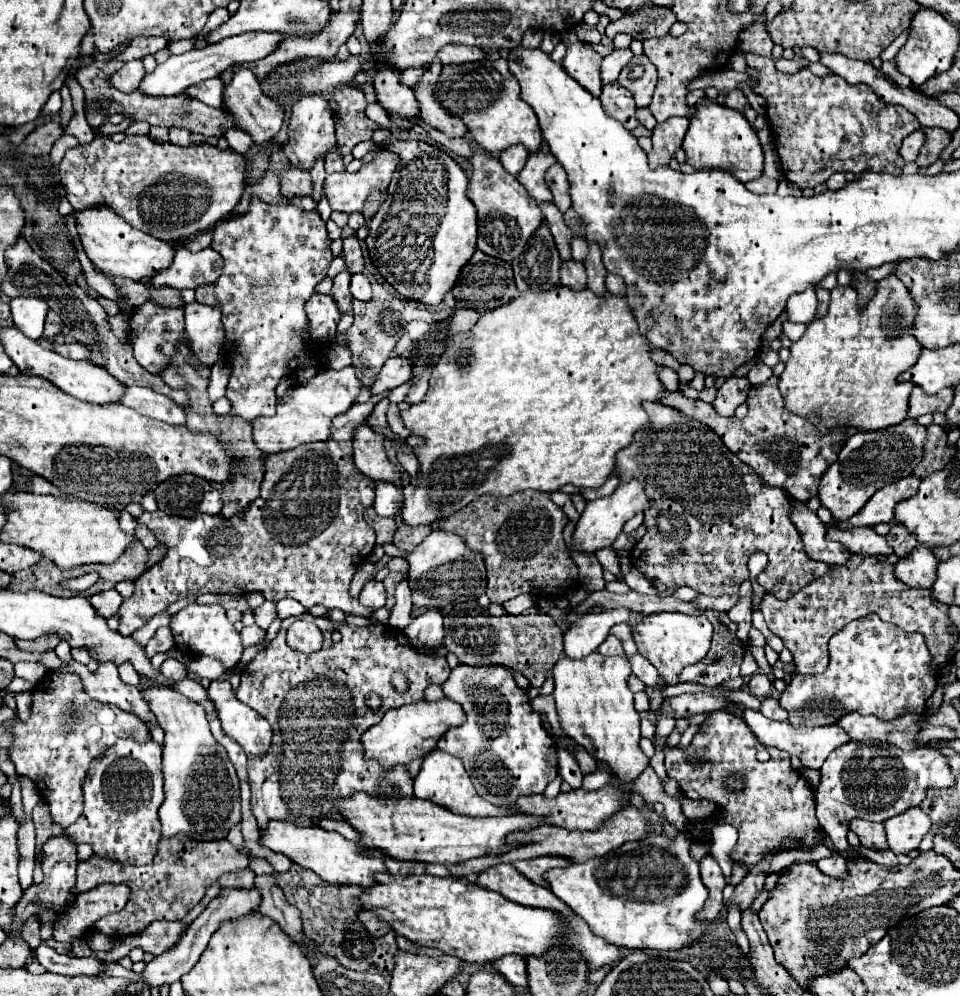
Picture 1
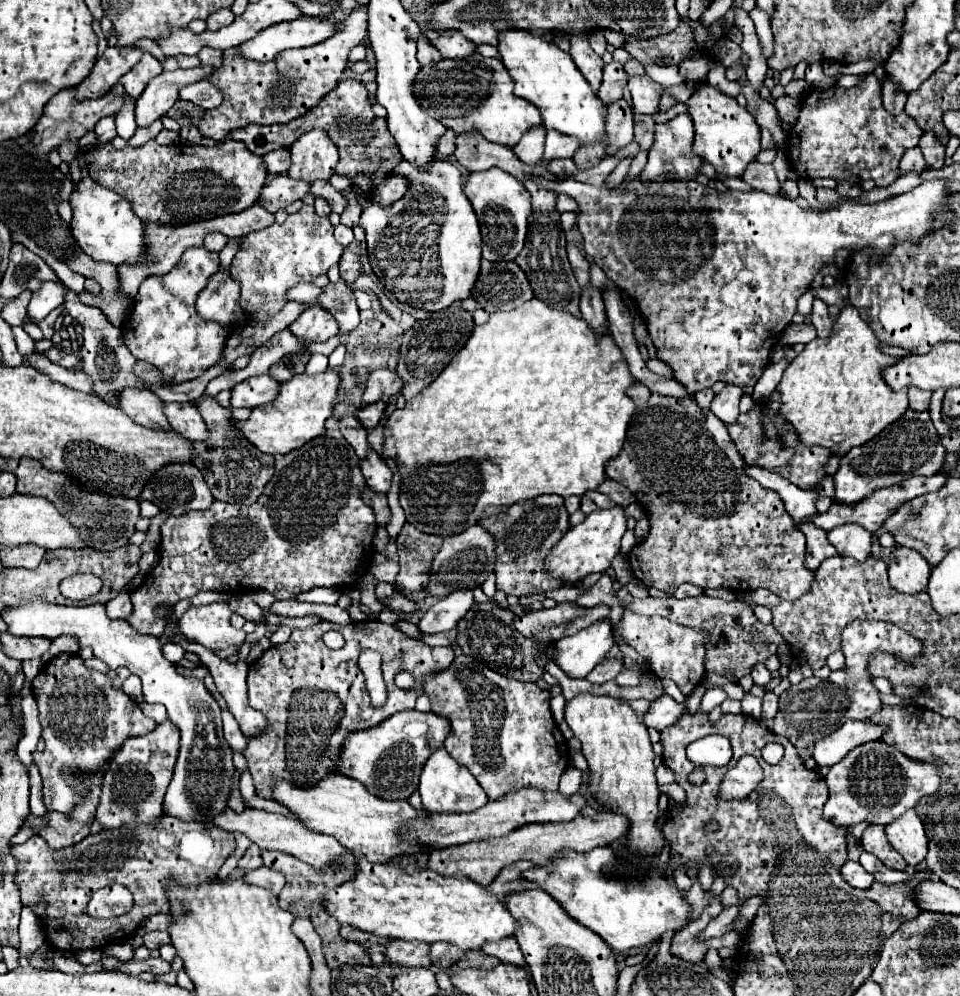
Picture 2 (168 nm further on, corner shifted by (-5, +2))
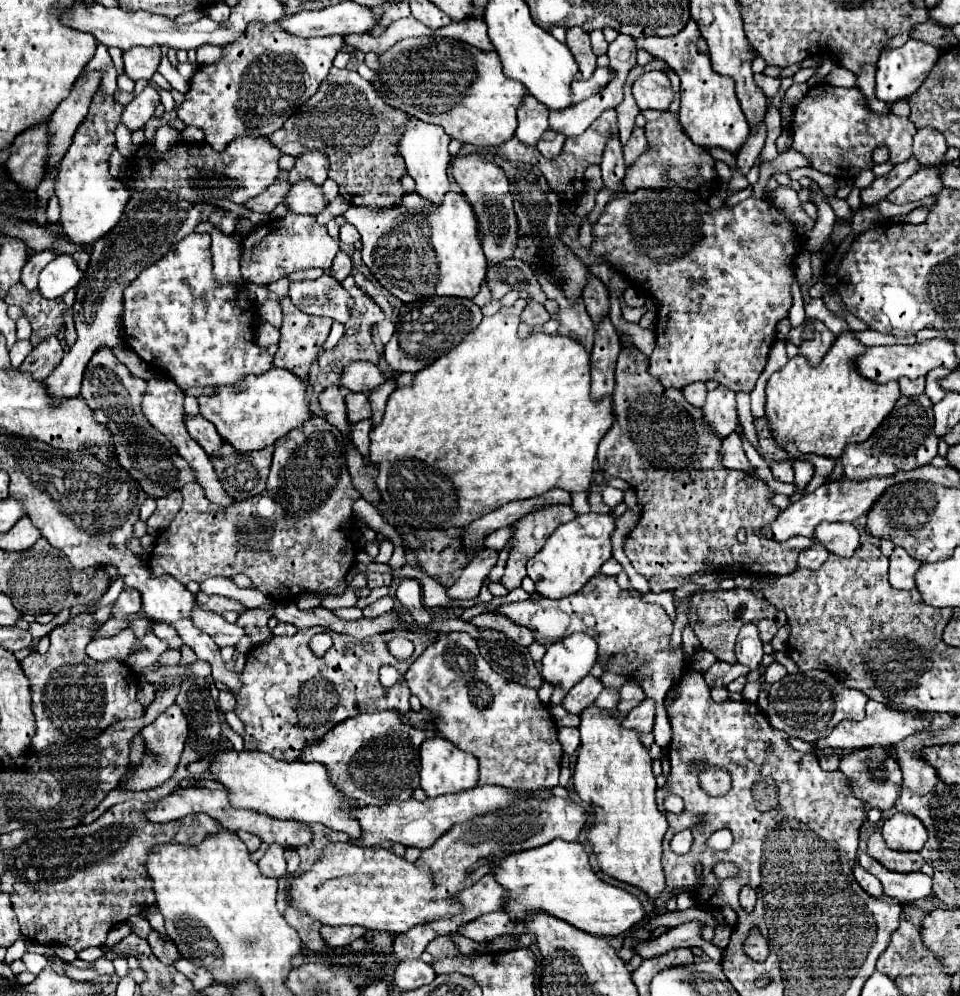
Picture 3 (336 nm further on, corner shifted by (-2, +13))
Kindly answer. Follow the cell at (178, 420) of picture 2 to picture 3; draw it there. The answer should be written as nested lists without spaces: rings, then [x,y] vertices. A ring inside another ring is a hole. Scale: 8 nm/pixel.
[[[187,416],[185,418],[187,424],[187,432],[191,434],[191,438],[195,442],[199,442],[199,446],[211,456],[215,458],[215,454],[219,454],[219,446],[223,444],[223,440],[219,438],[215,426],[211,426],[211,422],[207,422],[203,416]]]

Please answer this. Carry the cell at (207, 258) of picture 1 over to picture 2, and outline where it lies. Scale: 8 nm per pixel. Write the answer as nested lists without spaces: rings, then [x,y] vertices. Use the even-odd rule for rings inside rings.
[[[204,247],[188,249],[178,265],[158,277],[148,277],[134,297],[134,309],[122,325],[126,347],[136,359],[158,367],[172,383],[196,379],[204,369],[216,365],[222,357],[228,333],[214,321],[204,321],[194,309],[198,293],[208,285],[210,277],[220,269],[218,253]]]

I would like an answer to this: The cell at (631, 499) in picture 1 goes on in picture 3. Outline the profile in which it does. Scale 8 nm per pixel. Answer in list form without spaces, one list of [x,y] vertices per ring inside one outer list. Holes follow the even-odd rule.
[[[579,514],[575,520],[561,524],[547,540],[543,550],[527,562],[527,576],[535,582],[535,592],[543,598],[565,598],[577,594],[591,576],[611,558],[611,534],[615,518],[611,514]]]

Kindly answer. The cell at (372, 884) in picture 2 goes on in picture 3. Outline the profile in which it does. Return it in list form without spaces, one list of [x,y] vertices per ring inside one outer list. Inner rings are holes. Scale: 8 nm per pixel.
[[[351,842],[327,844],[317,862],[293,878],[289,902],[325,926],[363,926],[391,934],[401,934],[421,922],[463,910],[453,898],[435,898],[435,882],[427,868],[417,868],[381,846],[365,848]]]

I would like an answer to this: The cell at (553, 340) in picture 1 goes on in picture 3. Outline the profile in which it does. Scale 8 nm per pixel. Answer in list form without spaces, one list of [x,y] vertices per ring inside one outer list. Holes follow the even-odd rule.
[[[495,314],[485,316],[475,332],[467,334],[467,338],[443,354],[443,358],[437,358],[427,370],[421,370],[415,374],[413,382],[407,386],[397,388],[389,400],[383,414],[383,420],[373,426],[371,430],[371,446],[369,446],[369,462],[375,462],[377,466],[377,488],[381,492],[383,504],[393,512],[411,512],[411,526],[423,528],[423,530],[447,530],[451,526],[467,526],[467,522],[473,522],[475,518],[481,518],[483,514],[489,514],[491,510],[497,510],[499,506],[513,502],[513,500],[525,500],[533,496],[541,496],[547,490],[563,488],[567,492],[587,492],[593,480],[593,464],[595,464],[595,452],[601,438],[607,434],[611,424],[615,422],[613,416],[613,404],[609,398],[601,400],[599,404],[591,400],[589,396],[589,356],[587,350],[573,338],[561,336],[561,334],[533,334],[527,340],[521,340],[517,336],[519,316],[513,314]]]

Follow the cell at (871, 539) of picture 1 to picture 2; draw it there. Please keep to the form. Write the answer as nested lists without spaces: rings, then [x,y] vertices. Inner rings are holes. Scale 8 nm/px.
[[[840,525],[828,531],[828,541],[836,547],[838,555],[854,557],[856,561],[866,561],[872,551],[872,533],[862,529],[862,525]]]

